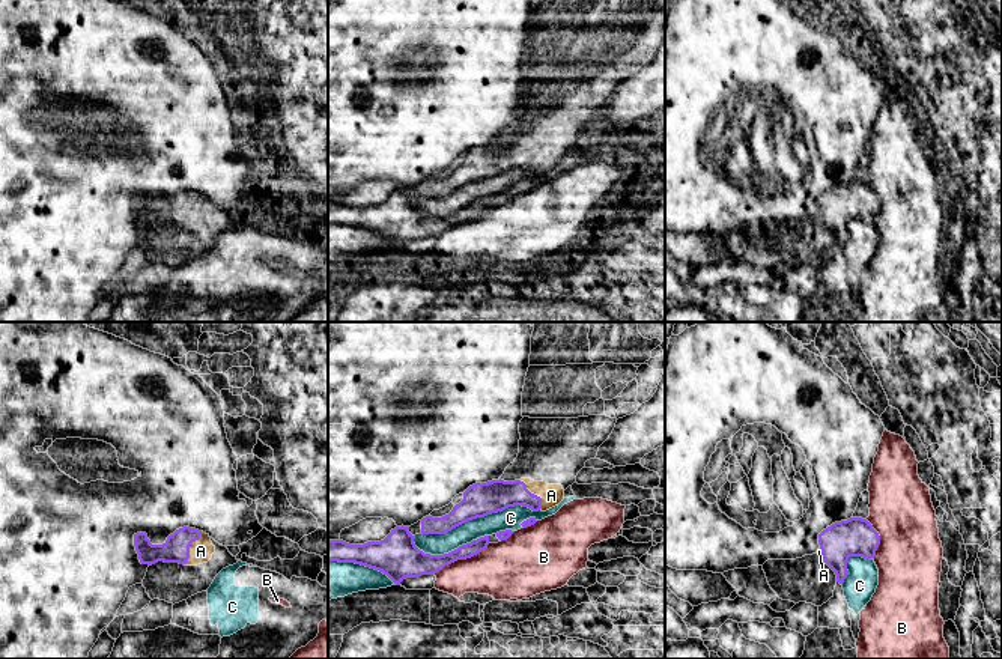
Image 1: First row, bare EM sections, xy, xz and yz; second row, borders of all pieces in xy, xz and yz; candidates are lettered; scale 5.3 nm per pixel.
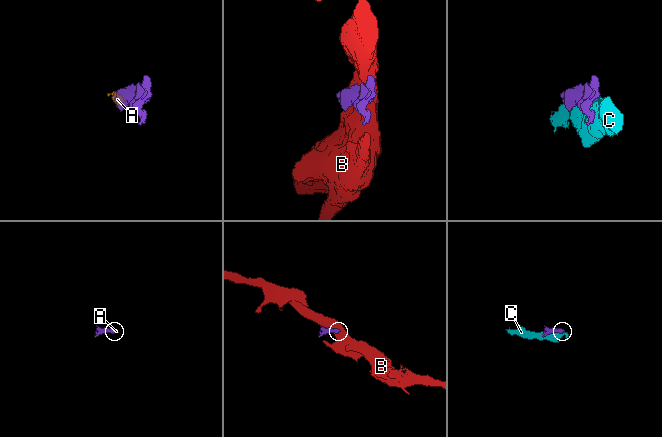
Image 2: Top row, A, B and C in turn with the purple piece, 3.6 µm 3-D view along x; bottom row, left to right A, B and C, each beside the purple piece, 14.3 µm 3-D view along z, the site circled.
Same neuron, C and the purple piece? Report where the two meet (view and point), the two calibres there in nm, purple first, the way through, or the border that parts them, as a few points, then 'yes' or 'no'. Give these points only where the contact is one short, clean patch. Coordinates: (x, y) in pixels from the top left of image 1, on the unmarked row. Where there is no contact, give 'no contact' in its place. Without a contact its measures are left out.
xz (480, 179) | 180/120 nm | no

